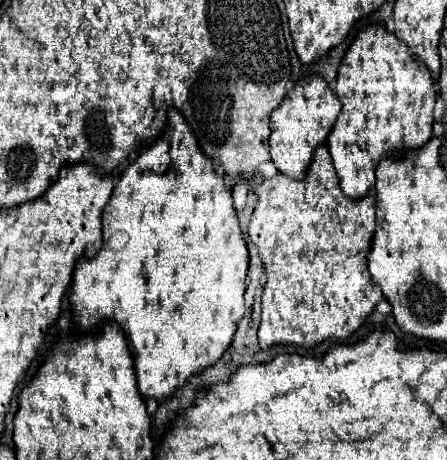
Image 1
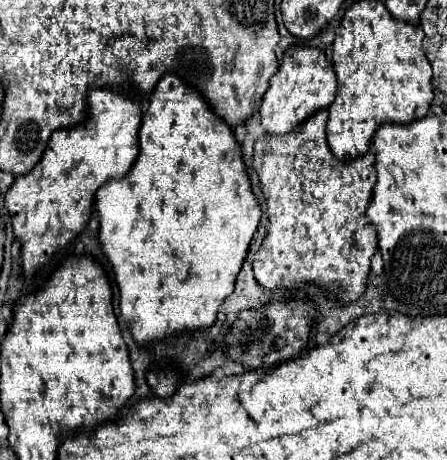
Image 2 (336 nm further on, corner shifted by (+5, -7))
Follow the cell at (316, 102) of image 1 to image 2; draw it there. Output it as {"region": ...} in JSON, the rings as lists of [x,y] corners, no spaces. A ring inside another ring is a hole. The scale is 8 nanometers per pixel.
{"region":[[[290,45],[280,61],[280,69],[270,79],[270,87],[262,97],[260,123],[268,133],[284,135],[292,131],[298,123],[328,107],[336,95],[336,75],[332,63],[326,59],[324,51],[310,45]]]}

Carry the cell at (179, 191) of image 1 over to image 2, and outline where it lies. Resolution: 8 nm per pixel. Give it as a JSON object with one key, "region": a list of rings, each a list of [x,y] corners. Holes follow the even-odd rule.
{"region":[[[166,73],[160,79],[160,83],[154,87],[154,91],[148,99],[148,107],[146,107],[146,113],[142,117],[142,127],[140,127],[140,153],[138,153],[130,173],[118,181],[108,181],[100,187],[100,191],[96,193],[96,211],[100,215],[100,243],[112,265],[112,271],[114,271],[114,277],[116,277],[116,283],[120,289],[120,311],[122,311],[122,317],[128,321],[132,337],[138,343],[156,341],[156,339],[162,339],[168,333],[176,333],[176,331],[204,329],[216,321],[216,311],[220,309],[220,303],[232,293],[236,275],[246,259],[252,235],[256,233],[256,227],[258,227],[260,215],[262,215],[260,203],[252,191],[252,183],[250,183],[246,165],[242,161],[242,147],[234,139],[232,127],[222,117],[212,113],[210,103],[206,103],[206,99],[204,99],[204,95],[200,95],[200,91],[196,91],[194,87],[188,87],[172,73]]]}

